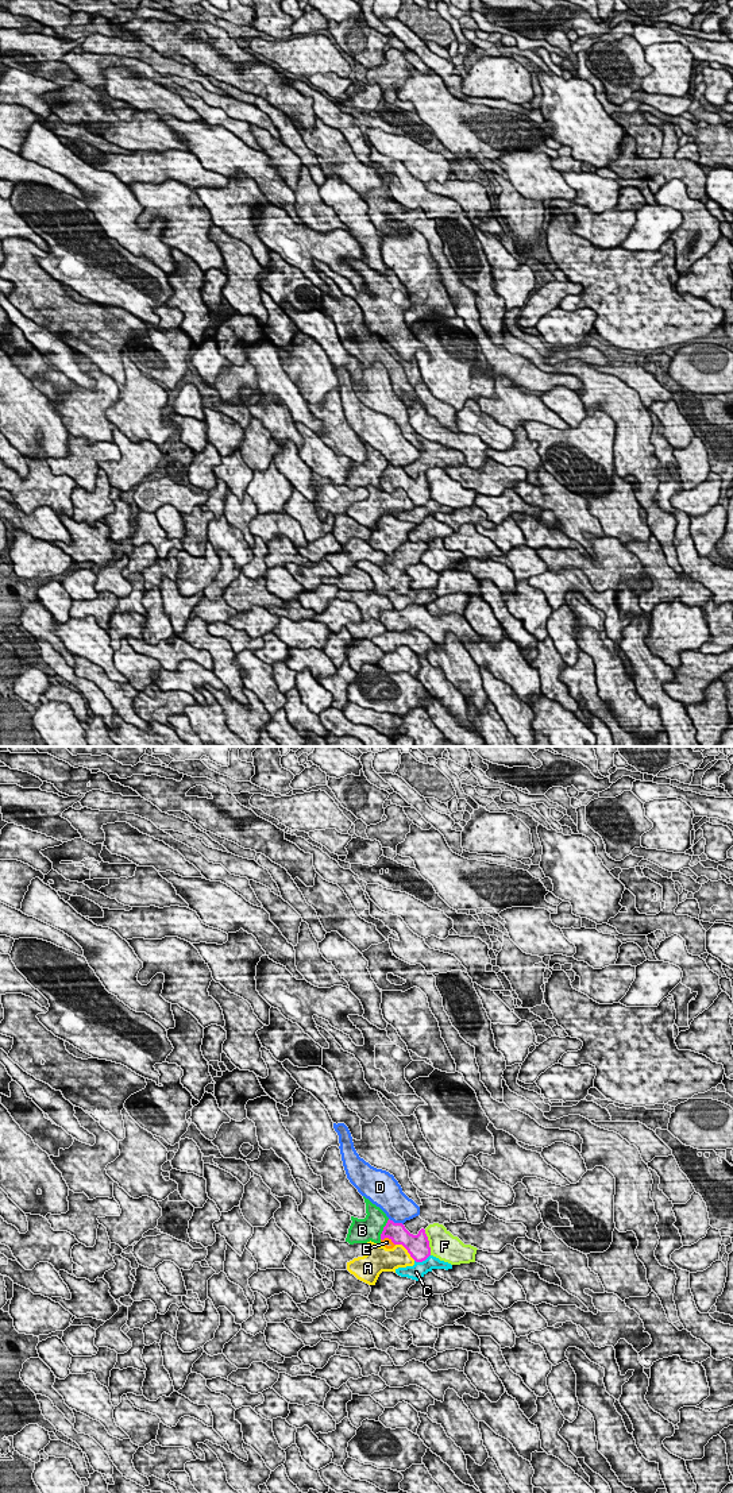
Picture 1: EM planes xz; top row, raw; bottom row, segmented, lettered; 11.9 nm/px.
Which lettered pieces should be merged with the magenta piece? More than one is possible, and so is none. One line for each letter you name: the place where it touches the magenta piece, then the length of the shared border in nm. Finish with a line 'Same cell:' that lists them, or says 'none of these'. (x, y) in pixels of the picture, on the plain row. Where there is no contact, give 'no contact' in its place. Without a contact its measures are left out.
E: meets magenta in xz at (388, 481); contact 190 nm long
Same cell: E

